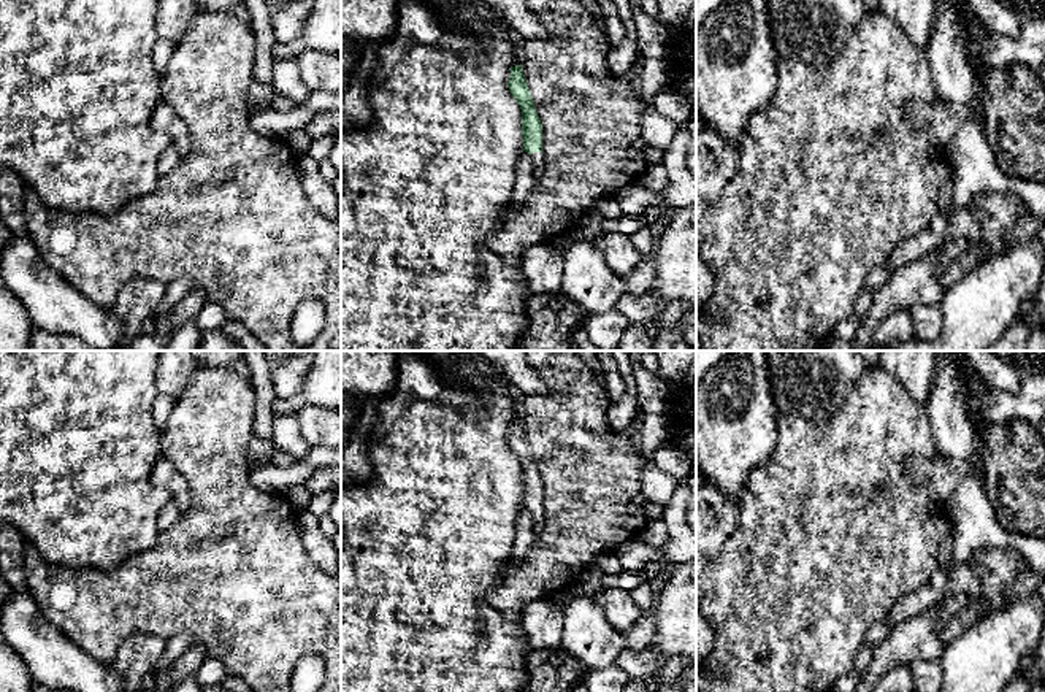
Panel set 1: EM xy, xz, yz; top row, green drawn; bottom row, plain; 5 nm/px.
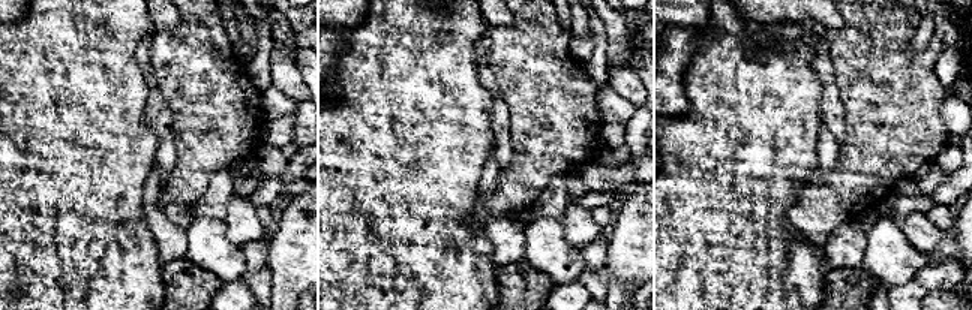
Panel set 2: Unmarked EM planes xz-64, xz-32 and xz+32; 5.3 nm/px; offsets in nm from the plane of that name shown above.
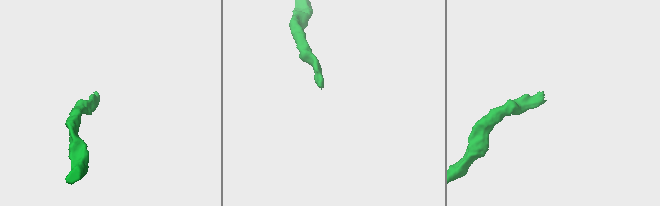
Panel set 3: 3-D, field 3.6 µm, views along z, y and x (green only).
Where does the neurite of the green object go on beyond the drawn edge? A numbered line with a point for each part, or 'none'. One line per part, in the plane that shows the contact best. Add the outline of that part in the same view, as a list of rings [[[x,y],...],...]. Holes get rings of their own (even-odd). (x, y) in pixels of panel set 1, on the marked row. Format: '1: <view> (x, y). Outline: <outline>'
1: xz (536, 157). Outline: [[[533,152],[533,154],[530,154],[530,157],[534,165],[534,179],[538,181],[541,178],[541,171],[542,171],[542,165],[544,165],[544,154]]]

